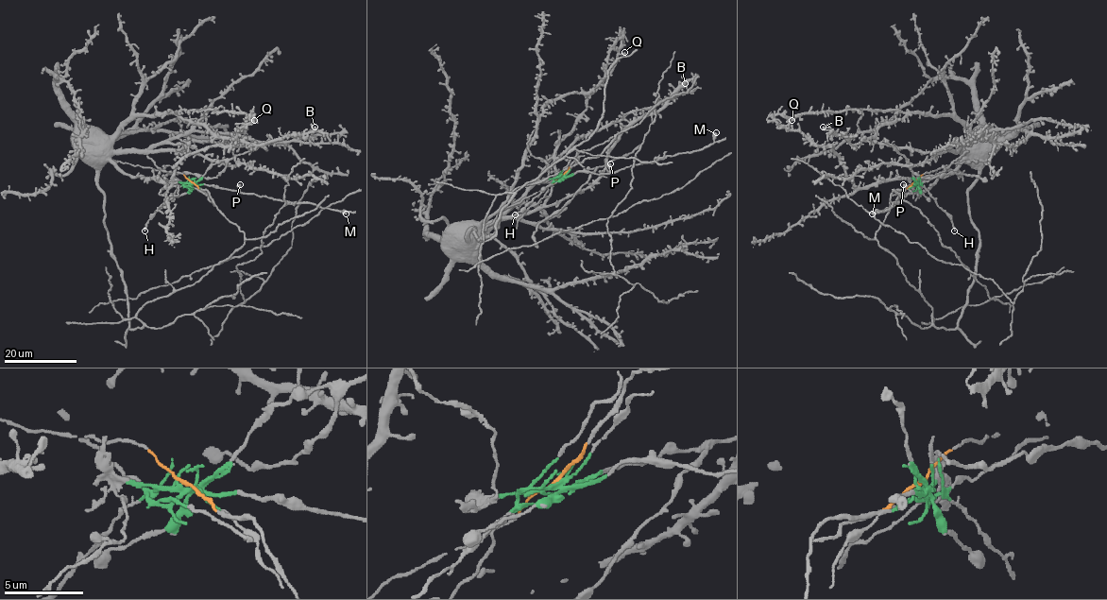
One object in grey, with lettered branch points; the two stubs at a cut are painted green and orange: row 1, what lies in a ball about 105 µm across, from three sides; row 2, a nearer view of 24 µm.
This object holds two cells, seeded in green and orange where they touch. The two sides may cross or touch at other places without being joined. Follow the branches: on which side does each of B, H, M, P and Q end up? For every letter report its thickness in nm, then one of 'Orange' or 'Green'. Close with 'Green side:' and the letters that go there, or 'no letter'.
B: Thickness 400 nm. Orange
H: Thickness 200 nm. Green
M: Thickness 600 nm. Green
P: Thickness 550 nm. Green
Q: Thickness 440 nm. Orange
Green side: H, M, P

